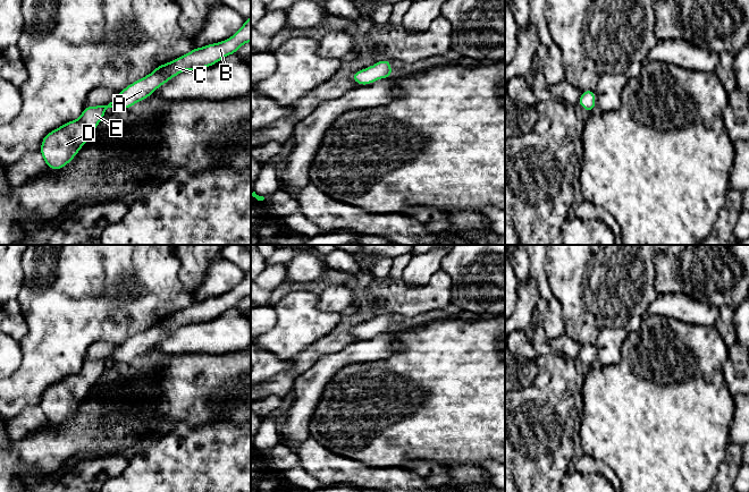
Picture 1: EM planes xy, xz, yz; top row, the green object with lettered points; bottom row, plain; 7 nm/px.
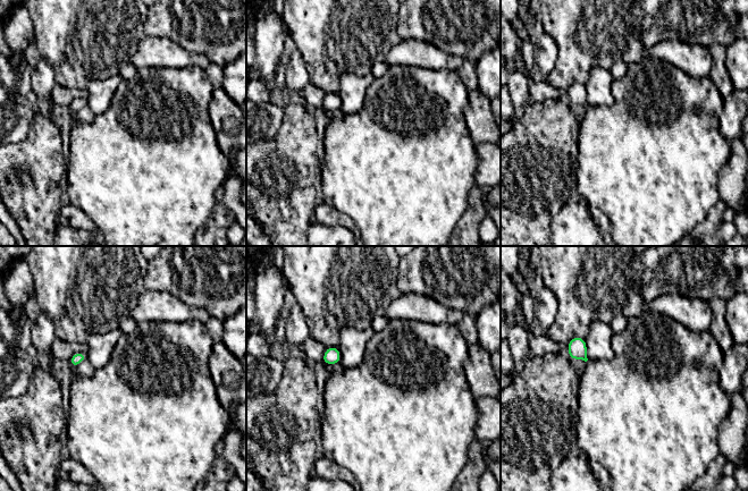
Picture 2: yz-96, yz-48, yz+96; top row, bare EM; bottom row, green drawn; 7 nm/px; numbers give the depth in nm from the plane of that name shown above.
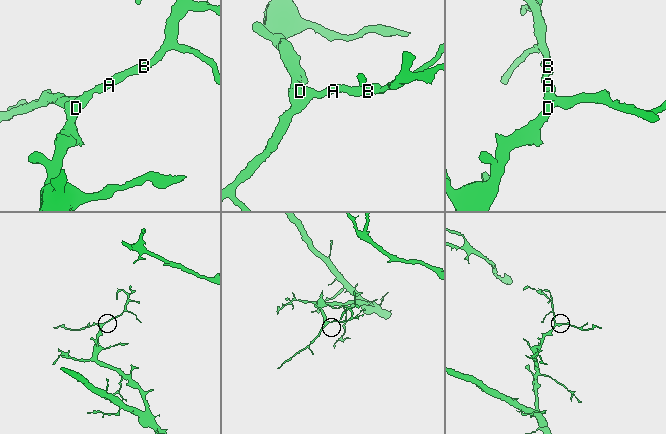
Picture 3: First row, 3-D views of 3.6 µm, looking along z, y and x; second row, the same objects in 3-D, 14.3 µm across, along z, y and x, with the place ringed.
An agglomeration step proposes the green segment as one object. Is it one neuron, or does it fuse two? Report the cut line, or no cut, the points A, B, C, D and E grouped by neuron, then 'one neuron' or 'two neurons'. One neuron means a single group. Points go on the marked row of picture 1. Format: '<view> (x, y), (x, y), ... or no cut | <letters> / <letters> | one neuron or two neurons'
no cut | A B C D E | one neuron

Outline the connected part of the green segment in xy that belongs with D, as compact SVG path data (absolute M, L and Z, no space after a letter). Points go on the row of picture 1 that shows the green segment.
M251 16L229 39L203 48L194 48L176 60L158 66L151 74L119 91L119 95L108 105L86 105L77 119L65 122L42 138L40 153L47 167L59 170L71 162L91 138L108 108L129 109L135 103L148 99L157 88L178 74L213 66L225 57L236 53L247 42L251 42Z

